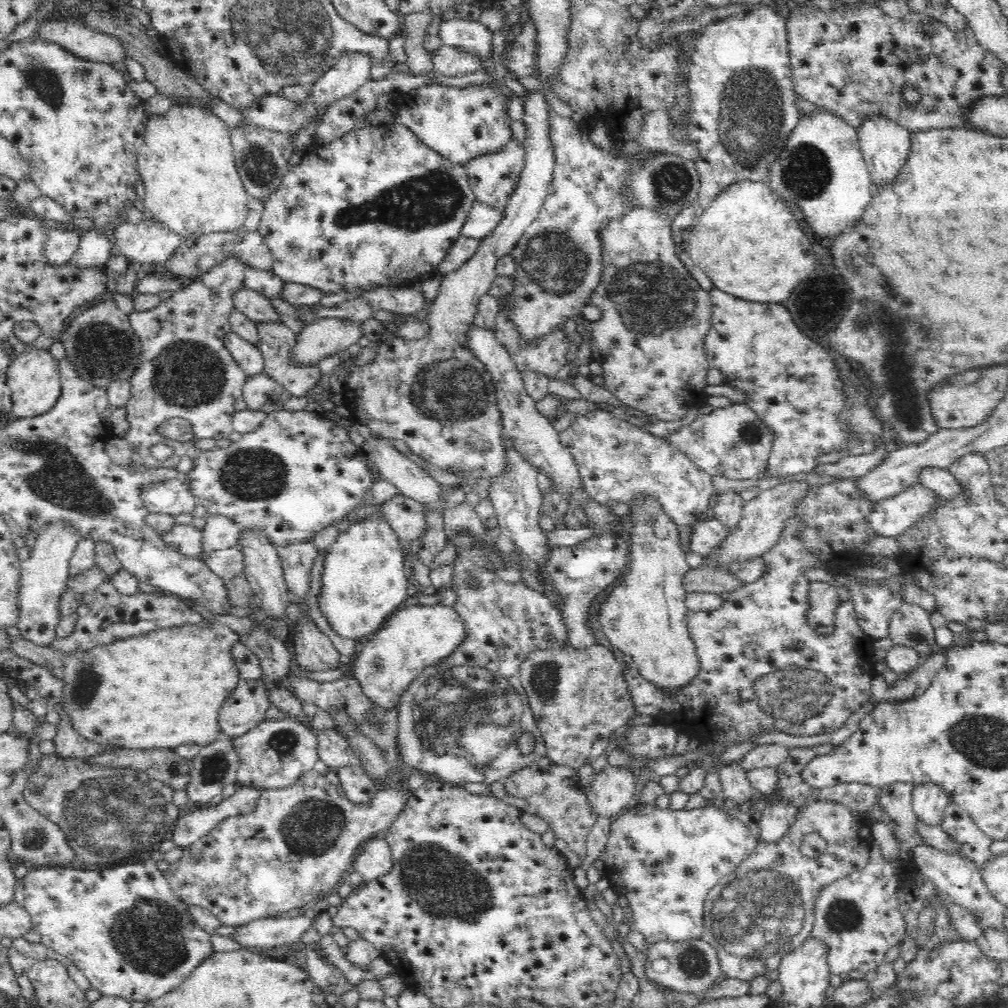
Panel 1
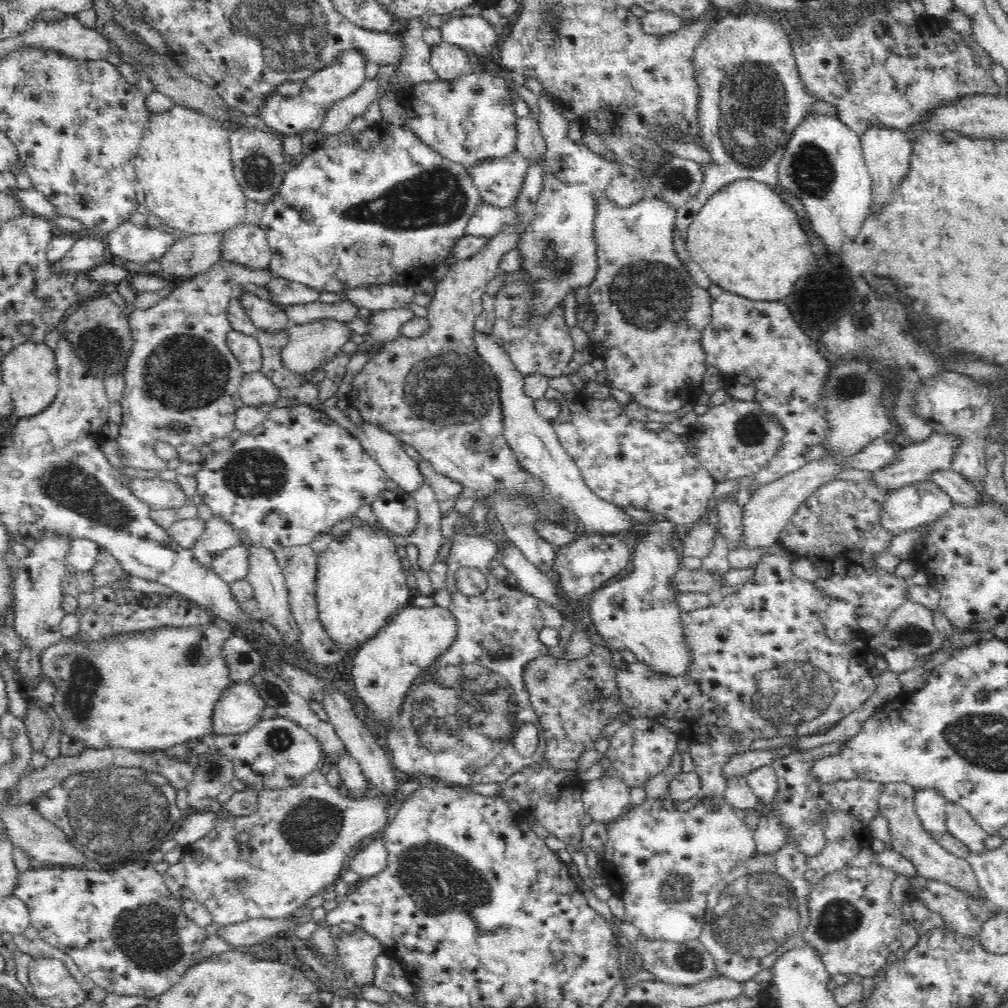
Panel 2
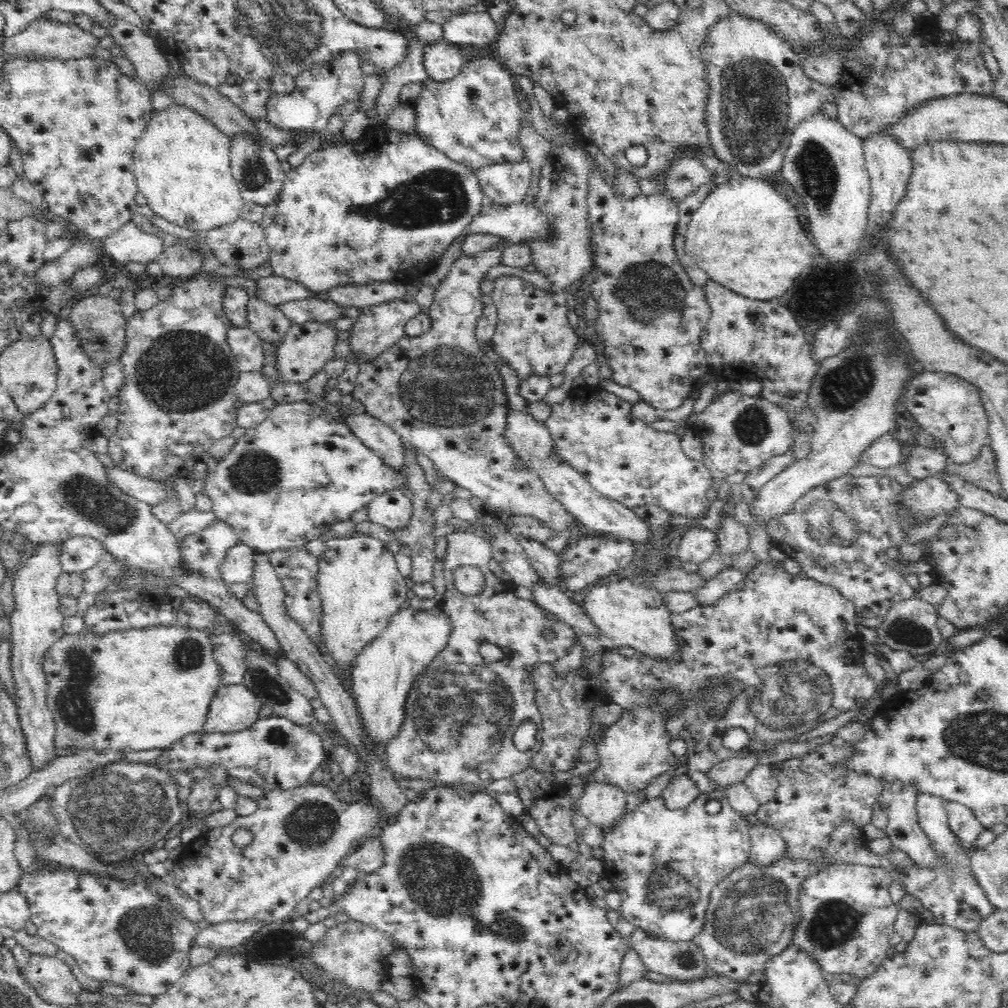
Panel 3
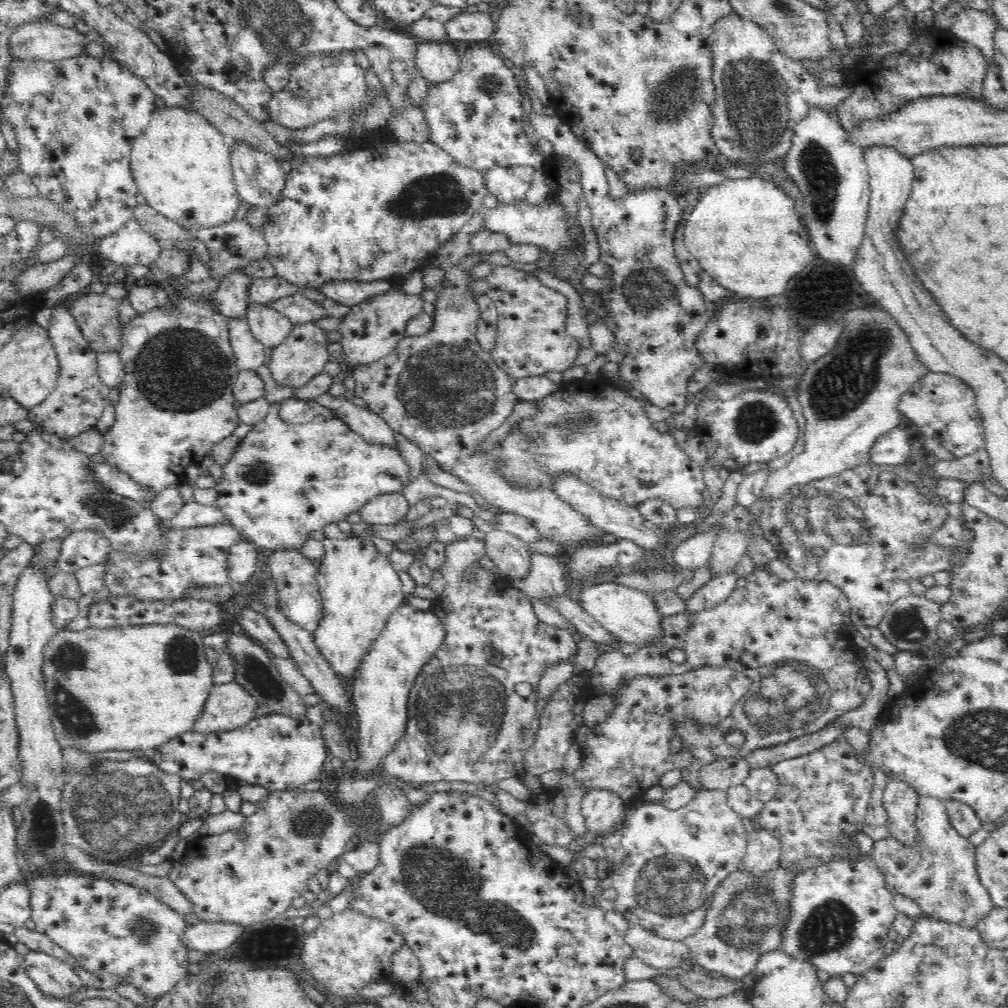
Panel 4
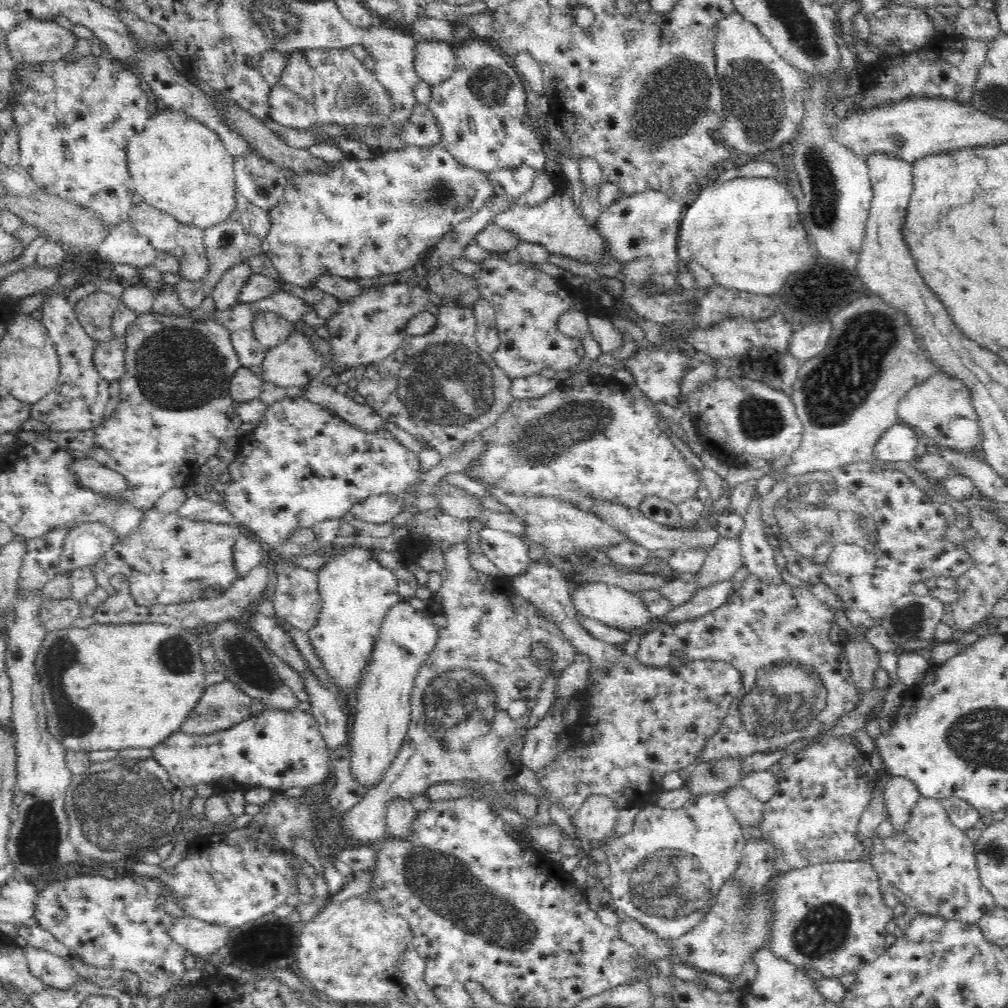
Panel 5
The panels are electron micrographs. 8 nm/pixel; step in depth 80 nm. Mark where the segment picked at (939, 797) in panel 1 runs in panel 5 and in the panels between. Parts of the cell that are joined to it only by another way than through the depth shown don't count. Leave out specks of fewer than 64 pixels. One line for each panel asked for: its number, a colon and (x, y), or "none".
2: (930, 806)
3: (949, 890)
4: (938, 872)
5: (929, 864)

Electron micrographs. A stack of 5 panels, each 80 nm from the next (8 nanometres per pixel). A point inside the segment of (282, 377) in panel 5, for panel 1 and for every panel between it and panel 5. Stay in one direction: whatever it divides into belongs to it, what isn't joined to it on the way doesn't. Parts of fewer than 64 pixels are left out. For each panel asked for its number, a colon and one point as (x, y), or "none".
1: (324, 337)
2: (309, 345)
3: (307, 348)
4: (301, 357)

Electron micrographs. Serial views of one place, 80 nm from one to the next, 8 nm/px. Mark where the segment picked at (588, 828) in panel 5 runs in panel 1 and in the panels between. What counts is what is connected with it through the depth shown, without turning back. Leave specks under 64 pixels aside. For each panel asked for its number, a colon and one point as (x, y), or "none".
1: (611, 793)
2: (605, 799)
3: (604, 805)
4: (603, 812)

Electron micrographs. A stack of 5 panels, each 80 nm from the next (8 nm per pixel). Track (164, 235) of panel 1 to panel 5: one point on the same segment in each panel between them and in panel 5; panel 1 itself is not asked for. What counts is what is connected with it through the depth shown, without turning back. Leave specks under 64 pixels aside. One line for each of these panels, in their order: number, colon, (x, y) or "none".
2: (131, 243)
3: (130, 244)
4: (130, 245)
5: (123, 245)

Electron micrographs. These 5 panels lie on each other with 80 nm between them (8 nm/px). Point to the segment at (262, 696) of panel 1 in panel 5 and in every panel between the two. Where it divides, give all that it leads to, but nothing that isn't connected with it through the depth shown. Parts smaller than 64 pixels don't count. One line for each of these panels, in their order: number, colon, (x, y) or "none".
2: (238, 707)
3: (234, 707)
4: (228, 705)
5: (222, 705)

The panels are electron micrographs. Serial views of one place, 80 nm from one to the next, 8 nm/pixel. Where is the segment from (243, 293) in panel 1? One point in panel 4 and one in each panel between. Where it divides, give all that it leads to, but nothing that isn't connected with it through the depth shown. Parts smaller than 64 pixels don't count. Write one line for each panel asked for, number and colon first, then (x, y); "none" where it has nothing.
2: (265, 316)
3: (267, 321)
4: (270, 327)

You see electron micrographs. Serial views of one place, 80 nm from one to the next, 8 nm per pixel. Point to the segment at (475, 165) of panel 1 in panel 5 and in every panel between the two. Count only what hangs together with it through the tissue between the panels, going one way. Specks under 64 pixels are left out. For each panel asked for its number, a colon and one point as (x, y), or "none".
2: (500, 182)
3: (503, 184)
4: (508, 184)
5: (515, 181)

